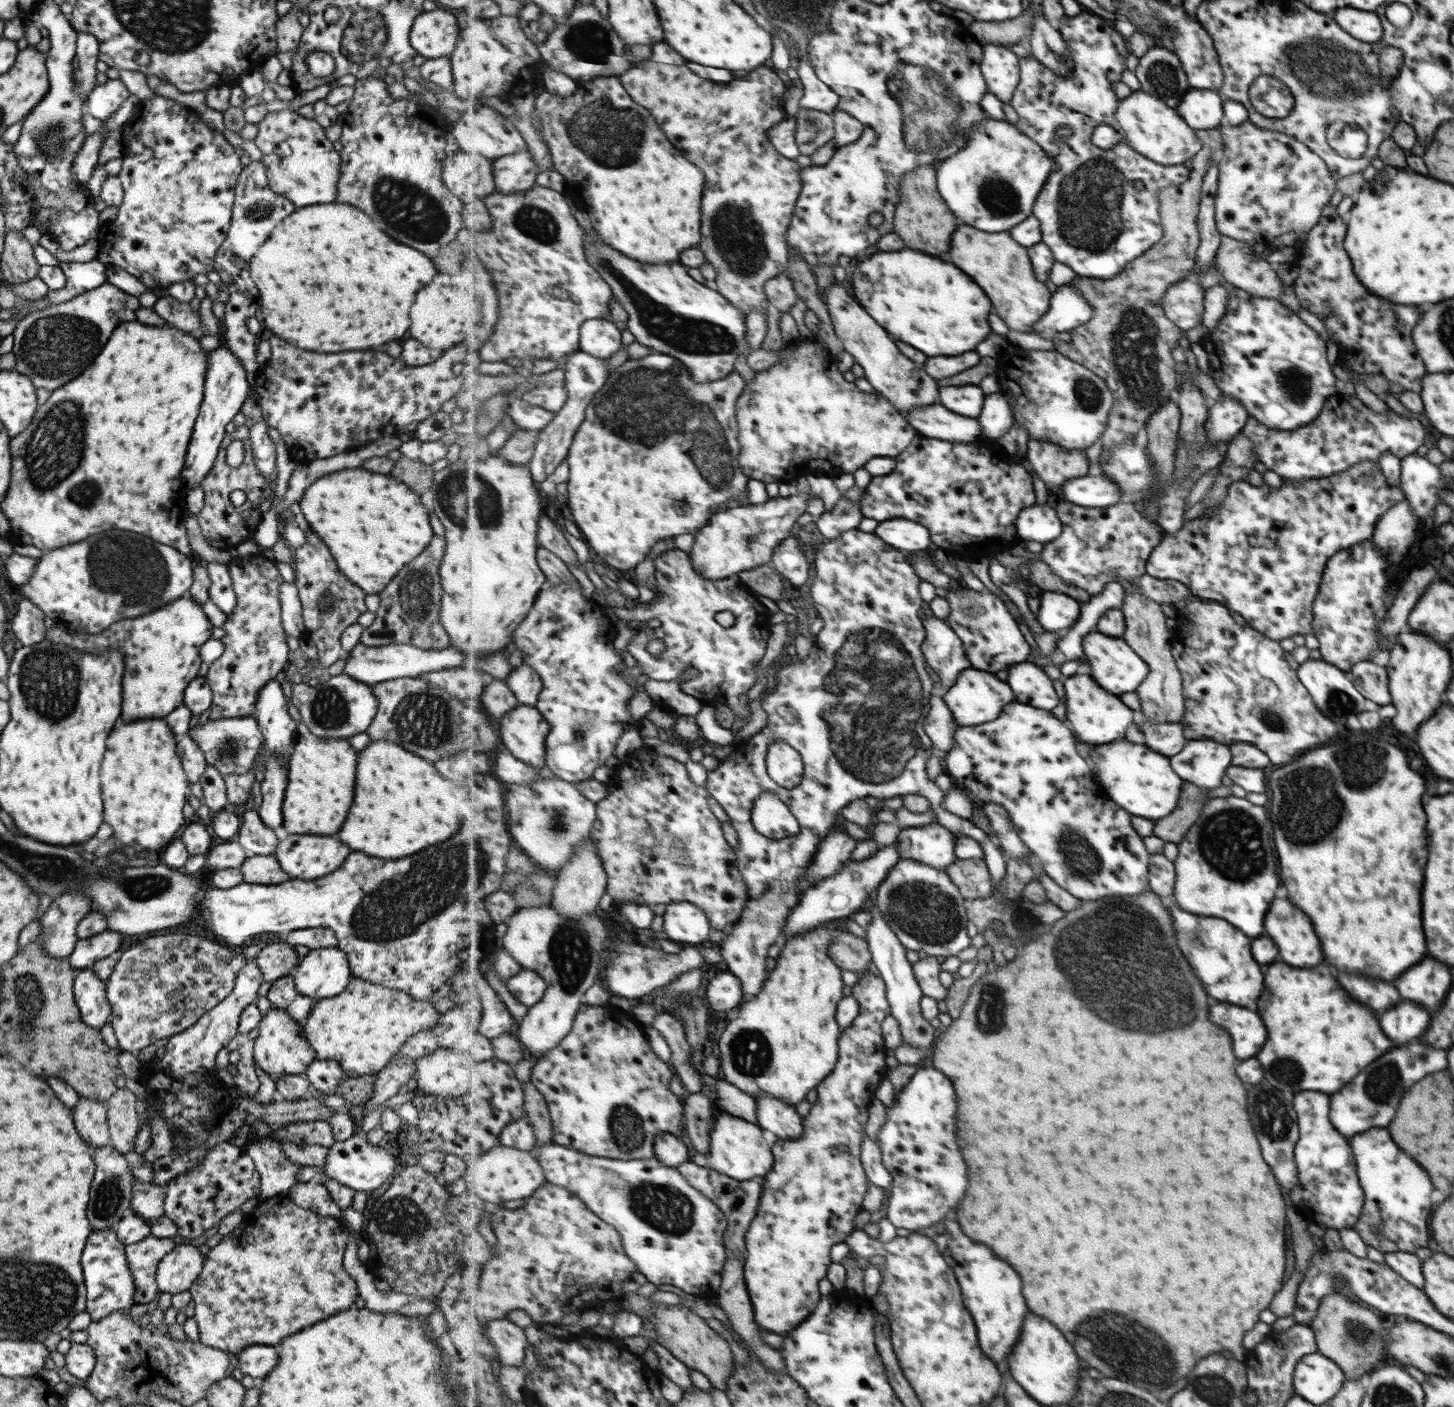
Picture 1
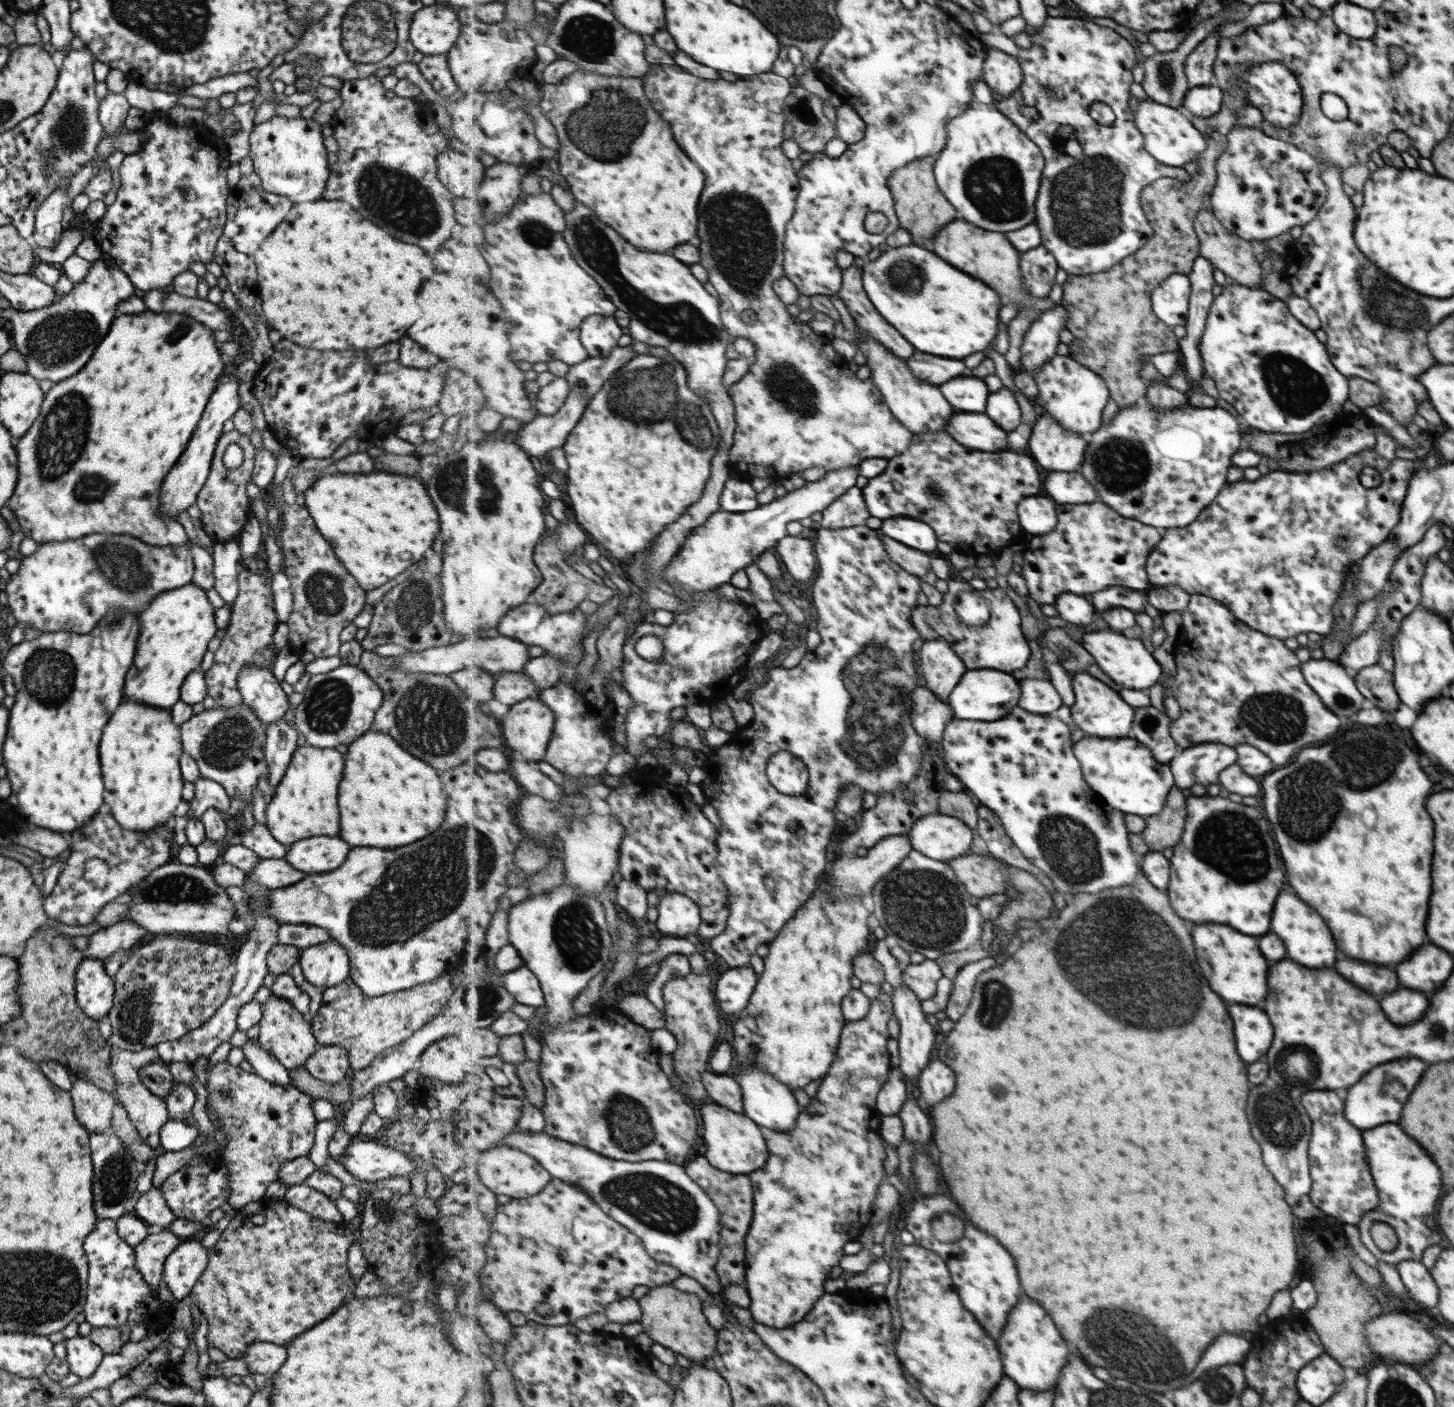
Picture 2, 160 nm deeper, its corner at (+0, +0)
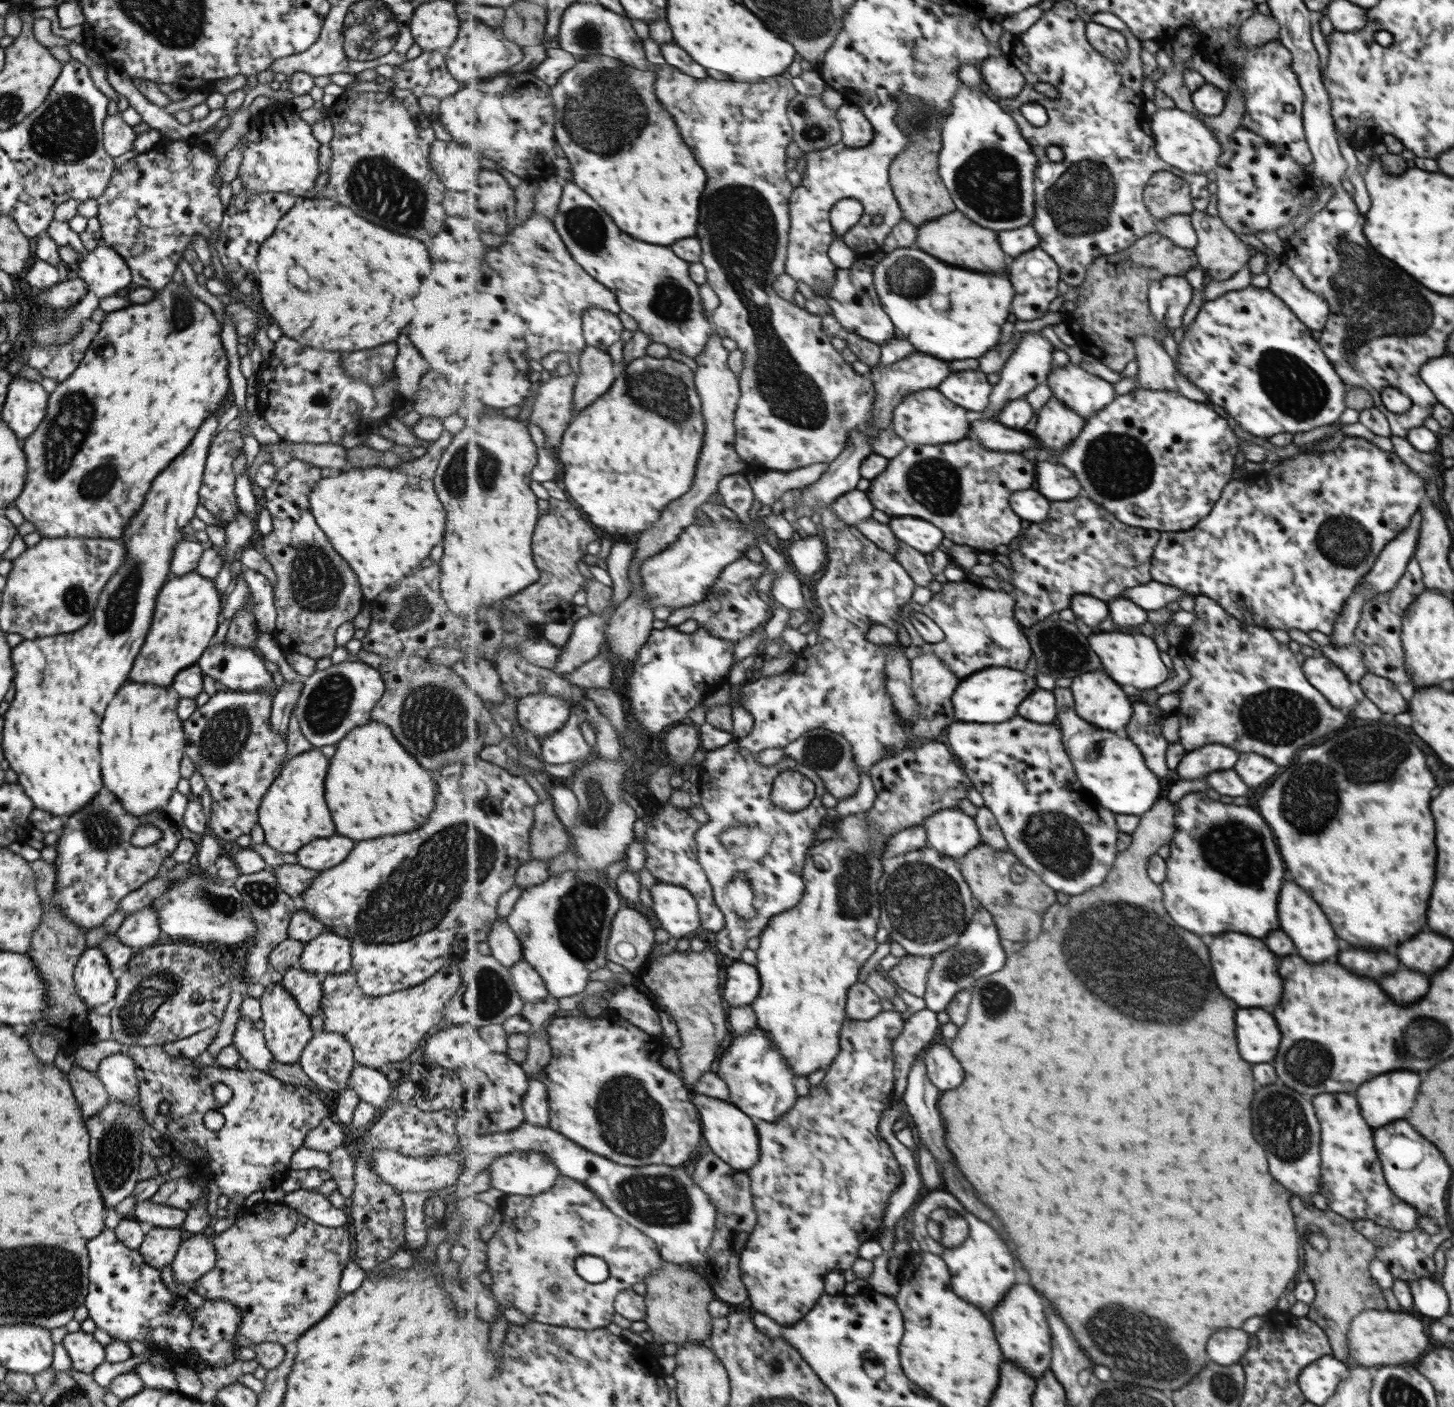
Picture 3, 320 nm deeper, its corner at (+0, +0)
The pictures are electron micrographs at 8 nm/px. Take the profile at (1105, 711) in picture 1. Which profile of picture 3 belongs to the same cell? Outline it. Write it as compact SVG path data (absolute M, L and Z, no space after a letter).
M1087 672L1075 678L1071 690L1075 690L1075 702L1079 702L1077 714L1087 722L1111 732L1126 729L1131 722L1132 699L1107 672Z

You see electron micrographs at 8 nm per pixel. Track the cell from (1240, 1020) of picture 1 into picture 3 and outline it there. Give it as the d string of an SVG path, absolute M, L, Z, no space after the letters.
M1239 1008L1239 1056L1245 1062L1269 1062L1279 1044L1279 1030L1269 1012L1261 1008Z

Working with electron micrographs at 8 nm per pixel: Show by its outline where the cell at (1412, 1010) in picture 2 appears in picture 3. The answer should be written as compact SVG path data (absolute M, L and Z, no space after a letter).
M1399 968L1395 970L1395 974L1387 974L1387 978L1379 982L1379 986L1383 986L1383 990L1387 990L1387 994L1395 998L1395 1002L1399 1002L1401 1006L1407 1006L1417 1002L1421 996L1425 996L1427 978L1419 972Z

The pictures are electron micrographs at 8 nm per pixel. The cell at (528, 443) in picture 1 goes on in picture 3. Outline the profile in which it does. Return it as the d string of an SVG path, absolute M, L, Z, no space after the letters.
M591 345L579 356L579 368L580 375L575 389L575 415L601 398L614 385L619 375L610 353Z

